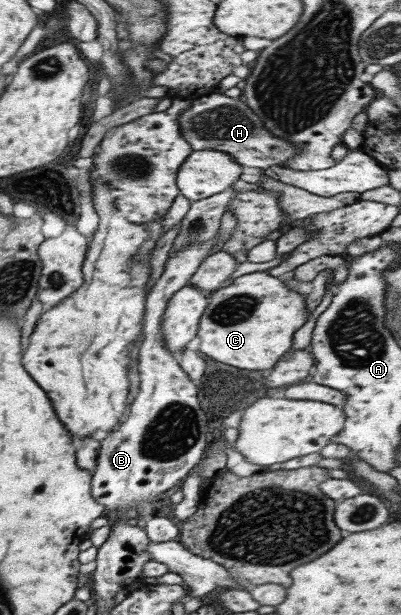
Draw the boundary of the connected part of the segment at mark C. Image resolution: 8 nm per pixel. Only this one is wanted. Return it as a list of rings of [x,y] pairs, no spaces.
[[[267,271],[241,275],[228,287],[207,294],[208,303],[197,327],[197,351],[238,369],[272,369],[280,355],[290,347],[292,333],[308,317],[304,298],[286,290],[282,278],[273,277]]]

